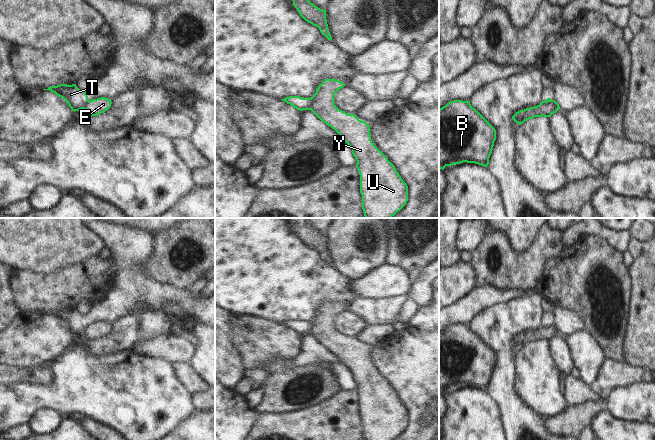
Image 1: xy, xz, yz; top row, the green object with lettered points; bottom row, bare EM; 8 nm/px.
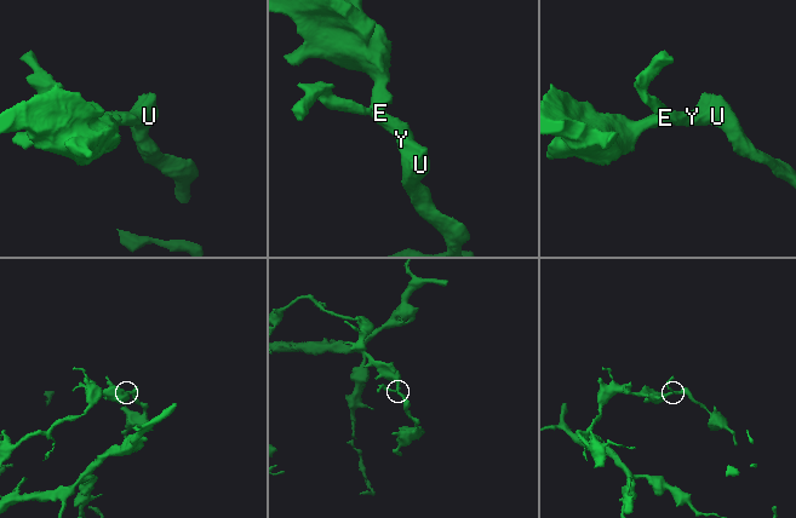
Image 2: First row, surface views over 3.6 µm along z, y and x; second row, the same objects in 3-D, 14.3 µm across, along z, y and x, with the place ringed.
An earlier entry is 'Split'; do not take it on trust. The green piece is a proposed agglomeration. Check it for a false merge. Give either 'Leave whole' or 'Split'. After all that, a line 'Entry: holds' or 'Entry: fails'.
Split.
Entry: holds

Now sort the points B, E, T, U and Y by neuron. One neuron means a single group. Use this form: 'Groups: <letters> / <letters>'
Groups: B E U Y / T.

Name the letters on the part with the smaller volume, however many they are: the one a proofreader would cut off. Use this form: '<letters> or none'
T

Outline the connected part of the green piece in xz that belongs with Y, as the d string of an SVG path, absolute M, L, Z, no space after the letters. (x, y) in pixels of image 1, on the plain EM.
M325 303L311 321L311 335L326 349L334 353L352 373L360 398L360 417L364 440L394 440L408 425L408 410L402 404L395 390L374 369L371 364L370 350L359 344L355 338L347 338L334 327L335 317L345 308L336 303Z

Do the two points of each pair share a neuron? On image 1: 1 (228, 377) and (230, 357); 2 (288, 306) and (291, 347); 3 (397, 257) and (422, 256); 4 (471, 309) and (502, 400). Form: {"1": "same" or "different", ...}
{"1": "same", "2": "different", "3": "same", "4": "different"}

